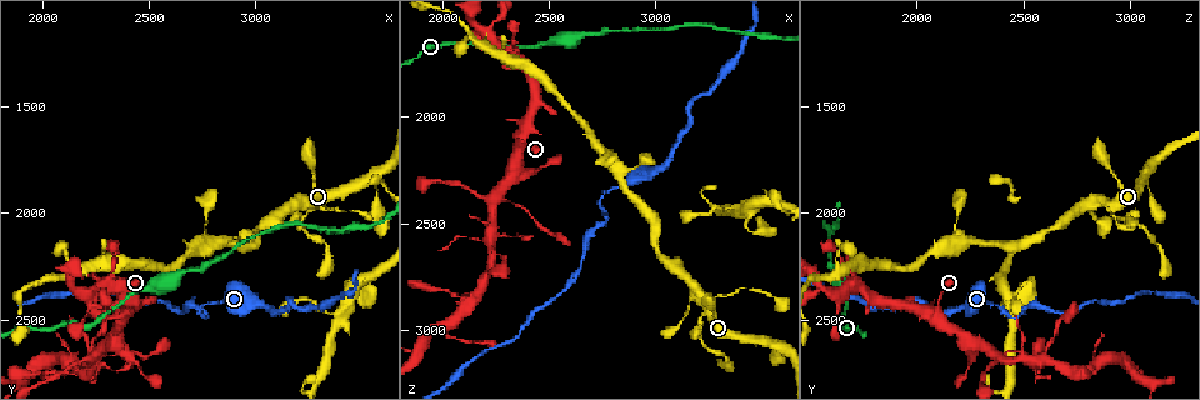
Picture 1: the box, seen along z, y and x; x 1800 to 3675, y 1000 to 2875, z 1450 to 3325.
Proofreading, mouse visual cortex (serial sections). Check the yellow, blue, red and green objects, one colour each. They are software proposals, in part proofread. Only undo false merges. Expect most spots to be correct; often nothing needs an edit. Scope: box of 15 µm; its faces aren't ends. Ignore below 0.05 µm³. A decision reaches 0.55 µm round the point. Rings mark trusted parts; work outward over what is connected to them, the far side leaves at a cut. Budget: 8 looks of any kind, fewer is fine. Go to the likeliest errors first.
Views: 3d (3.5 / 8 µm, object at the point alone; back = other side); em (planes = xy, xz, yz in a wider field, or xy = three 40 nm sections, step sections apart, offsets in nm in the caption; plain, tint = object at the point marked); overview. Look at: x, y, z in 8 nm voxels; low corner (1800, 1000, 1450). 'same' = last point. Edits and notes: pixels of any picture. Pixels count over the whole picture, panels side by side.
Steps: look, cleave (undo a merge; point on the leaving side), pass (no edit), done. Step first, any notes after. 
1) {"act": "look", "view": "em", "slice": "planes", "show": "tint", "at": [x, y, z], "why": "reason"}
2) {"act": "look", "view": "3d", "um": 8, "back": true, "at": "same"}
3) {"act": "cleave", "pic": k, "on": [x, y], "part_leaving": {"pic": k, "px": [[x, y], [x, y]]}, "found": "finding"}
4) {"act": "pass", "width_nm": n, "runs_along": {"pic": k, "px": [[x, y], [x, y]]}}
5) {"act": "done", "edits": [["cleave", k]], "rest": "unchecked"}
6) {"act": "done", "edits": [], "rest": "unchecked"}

{"act": "look", "view": "3d", "um": 3.5, "at": [2250, 2680, 2380], "why": "narrows sharply"}

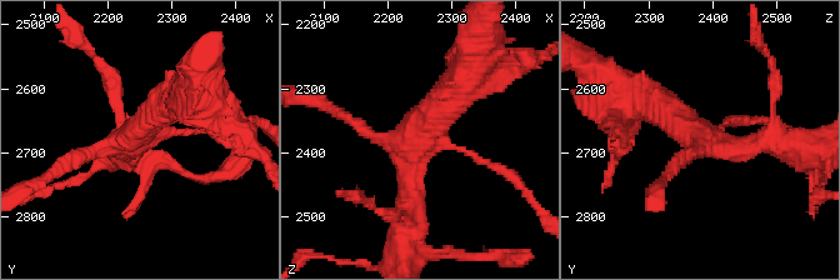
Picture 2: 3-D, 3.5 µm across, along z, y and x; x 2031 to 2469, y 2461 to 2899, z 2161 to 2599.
{"act": "look", "view": "em", "slice": "planes", "show": "tint", "at": [2240, 2675, 2385], "arms": 4, "arm_widths_nm": [100, 150, 250, 400], "why": "need the tissue"}

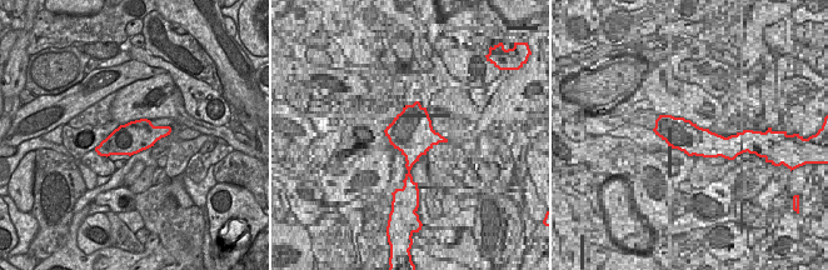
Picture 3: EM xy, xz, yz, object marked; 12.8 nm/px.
{"act": "pass", "runs_along": {"pic": 2, "px": [[456, 86], [414, 135], [406, 224]]}, "found": "continuous, no second cell"}

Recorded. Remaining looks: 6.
{"act": "look", "view": "3d", "um": 3.5, "at": [3220, 2020, 2950], "why": "abrupt turn"}

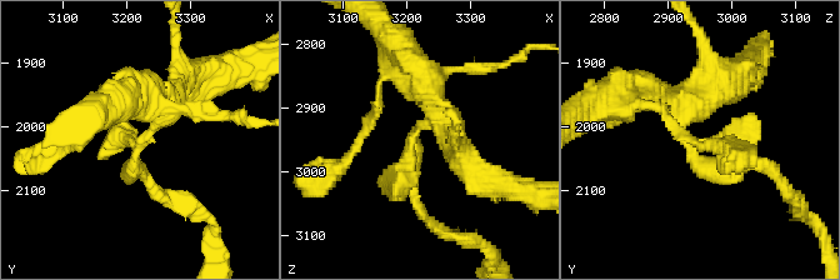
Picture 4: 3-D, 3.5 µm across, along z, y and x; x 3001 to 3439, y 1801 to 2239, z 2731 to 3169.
{"act": "look", "view": "em", "slice": "xy", "step": 1, "show": "plain", "at": [3205, 2025, 2945], "why": "now the EM"}

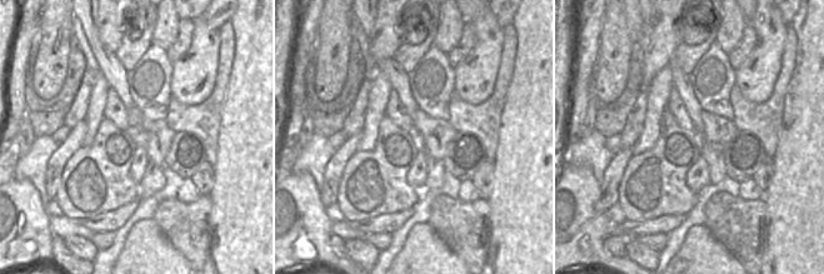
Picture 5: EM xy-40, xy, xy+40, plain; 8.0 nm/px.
{"act": "look", "view": "em", "slice": "xy", "step": 1, "show": "tint", "at": "same"}

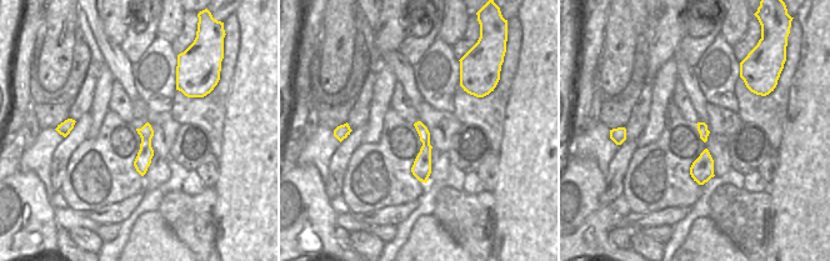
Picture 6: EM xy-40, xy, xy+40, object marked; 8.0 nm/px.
{"act": "pass", "runs_along": {"pic": 4, "px": [[454, 141], [441, 119], [419, 125], [391, 199]]}, "found": "continuous, no second cell"}

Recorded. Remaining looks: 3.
{"act": "look", "view": "3d", "um": 3.5, "back": true, "at": [2760, 2490, 2460], "why": "thick turns thin"}

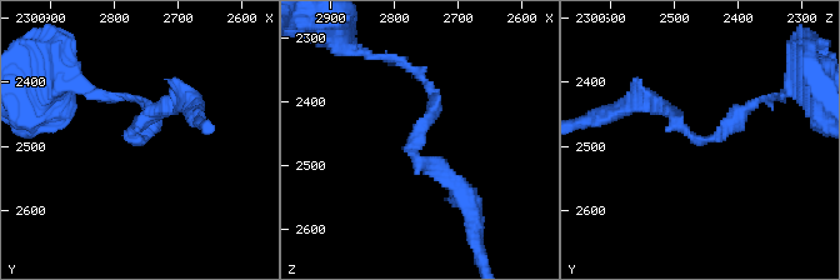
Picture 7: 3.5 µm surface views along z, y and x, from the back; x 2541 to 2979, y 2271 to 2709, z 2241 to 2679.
{"act": "look", "view": "em", "slice": "xy", "step": 2, "show": "tint", "at": [2760, 2490, 2455], "arm_widths_nm": [150, 200]}

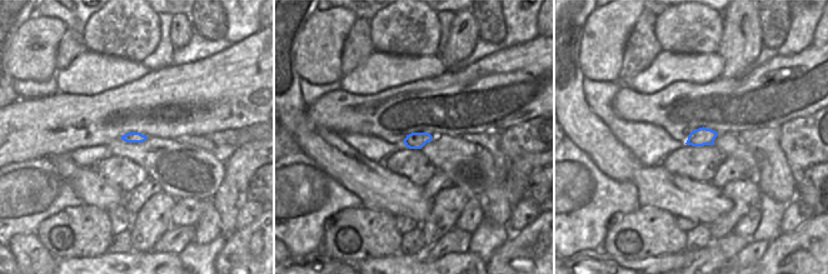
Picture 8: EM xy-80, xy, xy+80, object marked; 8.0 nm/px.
{"act": "look", "view": "em", "slice": "xy", "step": 5, "show": "tint", "at": "same", "why": "cut it another way"}

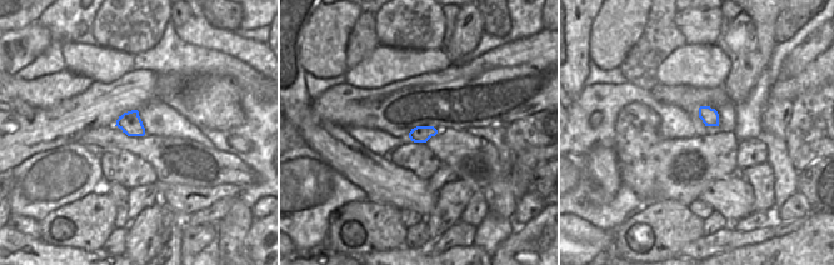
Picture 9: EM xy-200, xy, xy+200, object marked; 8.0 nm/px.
{"act": "pass", "runs_along": {"pic": 7, "px": [[418, 74], [433, 113], [414, 158], [456, 186]]}, "found": "continuous, no second cell"}

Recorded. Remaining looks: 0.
{"act": "done", "edits": [], "rest": "unchecked"}

